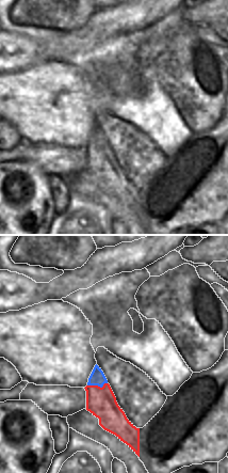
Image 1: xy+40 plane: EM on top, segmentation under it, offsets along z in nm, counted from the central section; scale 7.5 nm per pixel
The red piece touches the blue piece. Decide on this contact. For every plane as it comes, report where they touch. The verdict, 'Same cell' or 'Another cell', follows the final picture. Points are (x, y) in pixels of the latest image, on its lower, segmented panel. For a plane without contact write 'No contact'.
Touches red at (97, 385)

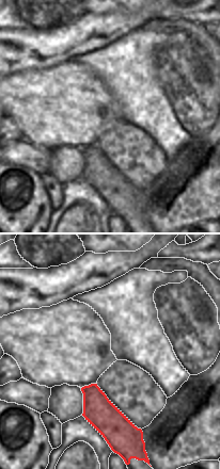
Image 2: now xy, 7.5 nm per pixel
No contact

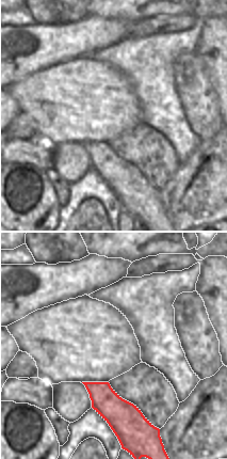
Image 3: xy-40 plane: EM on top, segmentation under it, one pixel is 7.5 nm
No contact

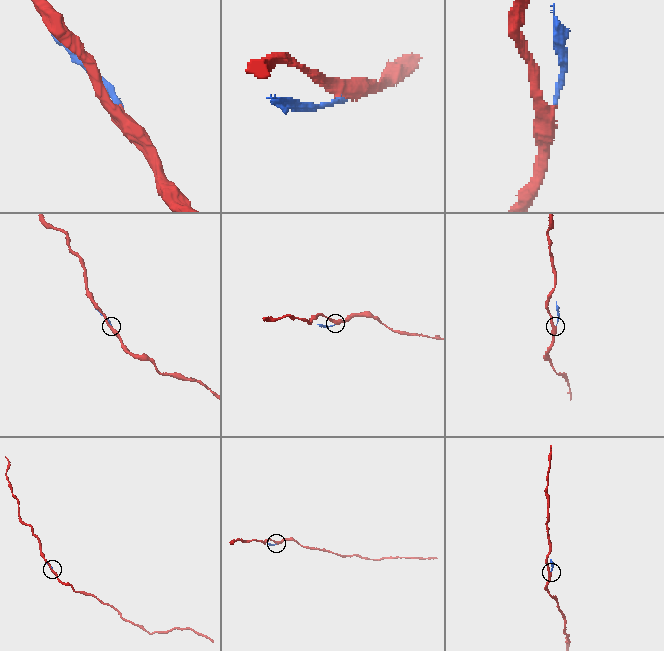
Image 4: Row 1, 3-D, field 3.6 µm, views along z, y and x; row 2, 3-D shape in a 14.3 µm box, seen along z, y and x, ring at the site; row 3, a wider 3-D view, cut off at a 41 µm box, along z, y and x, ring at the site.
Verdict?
Another cell

